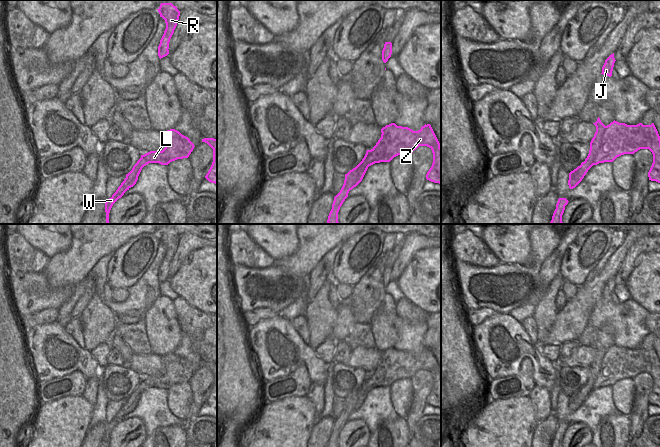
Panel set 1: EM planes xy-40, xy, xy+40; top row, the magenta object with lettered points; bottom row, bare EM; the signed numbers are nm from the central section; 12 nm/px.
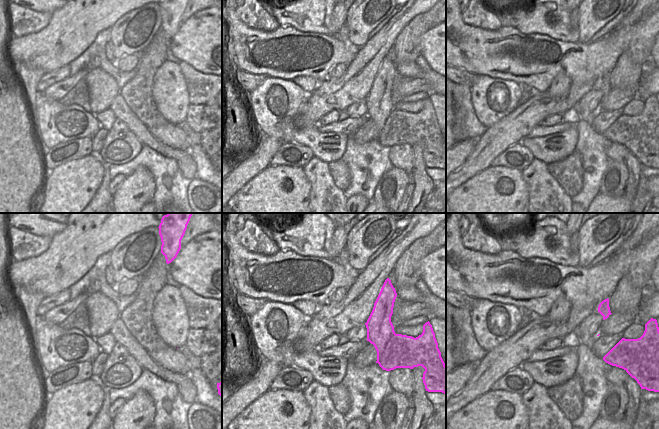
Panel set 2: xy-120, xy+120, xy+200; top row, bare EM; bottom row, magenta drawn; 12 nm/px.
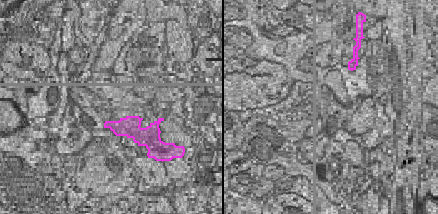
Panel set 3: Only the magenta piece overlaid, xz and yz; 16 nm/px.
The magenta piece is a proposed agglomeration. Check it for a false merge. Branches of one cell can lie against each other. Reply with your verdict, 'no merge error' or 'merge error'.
merge error

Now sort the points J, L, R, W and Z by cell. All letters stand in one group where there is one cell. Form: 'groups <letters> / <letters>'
groups J R W / L Z

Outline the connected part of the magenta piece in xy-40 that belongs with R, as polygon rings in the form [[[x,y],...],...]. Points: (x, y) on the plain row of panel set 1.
[[[161,227],[157,234],[160,241],[162,241],[166,247],[166,253],[158,270],[158,280],[161,283],[169,278],[169,266],[177,250],[180,235],[172,227]]]

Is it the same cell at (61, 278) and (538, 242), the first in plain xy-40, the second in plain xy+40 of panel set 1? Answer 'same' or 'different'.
same

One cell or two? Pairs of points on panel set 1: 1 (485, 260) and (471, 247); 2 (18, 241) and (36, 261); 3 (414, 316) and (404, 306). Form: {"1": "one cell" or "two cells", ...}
{"1": "one cell", "2": "one cell", "3": "one cell"}

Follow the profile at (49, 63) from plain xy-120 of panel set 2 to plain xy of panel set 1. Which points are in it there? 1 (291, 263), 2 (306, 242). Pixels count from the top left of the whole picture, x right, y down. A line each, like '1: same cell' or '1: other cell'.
1: same cell
2: same cell

